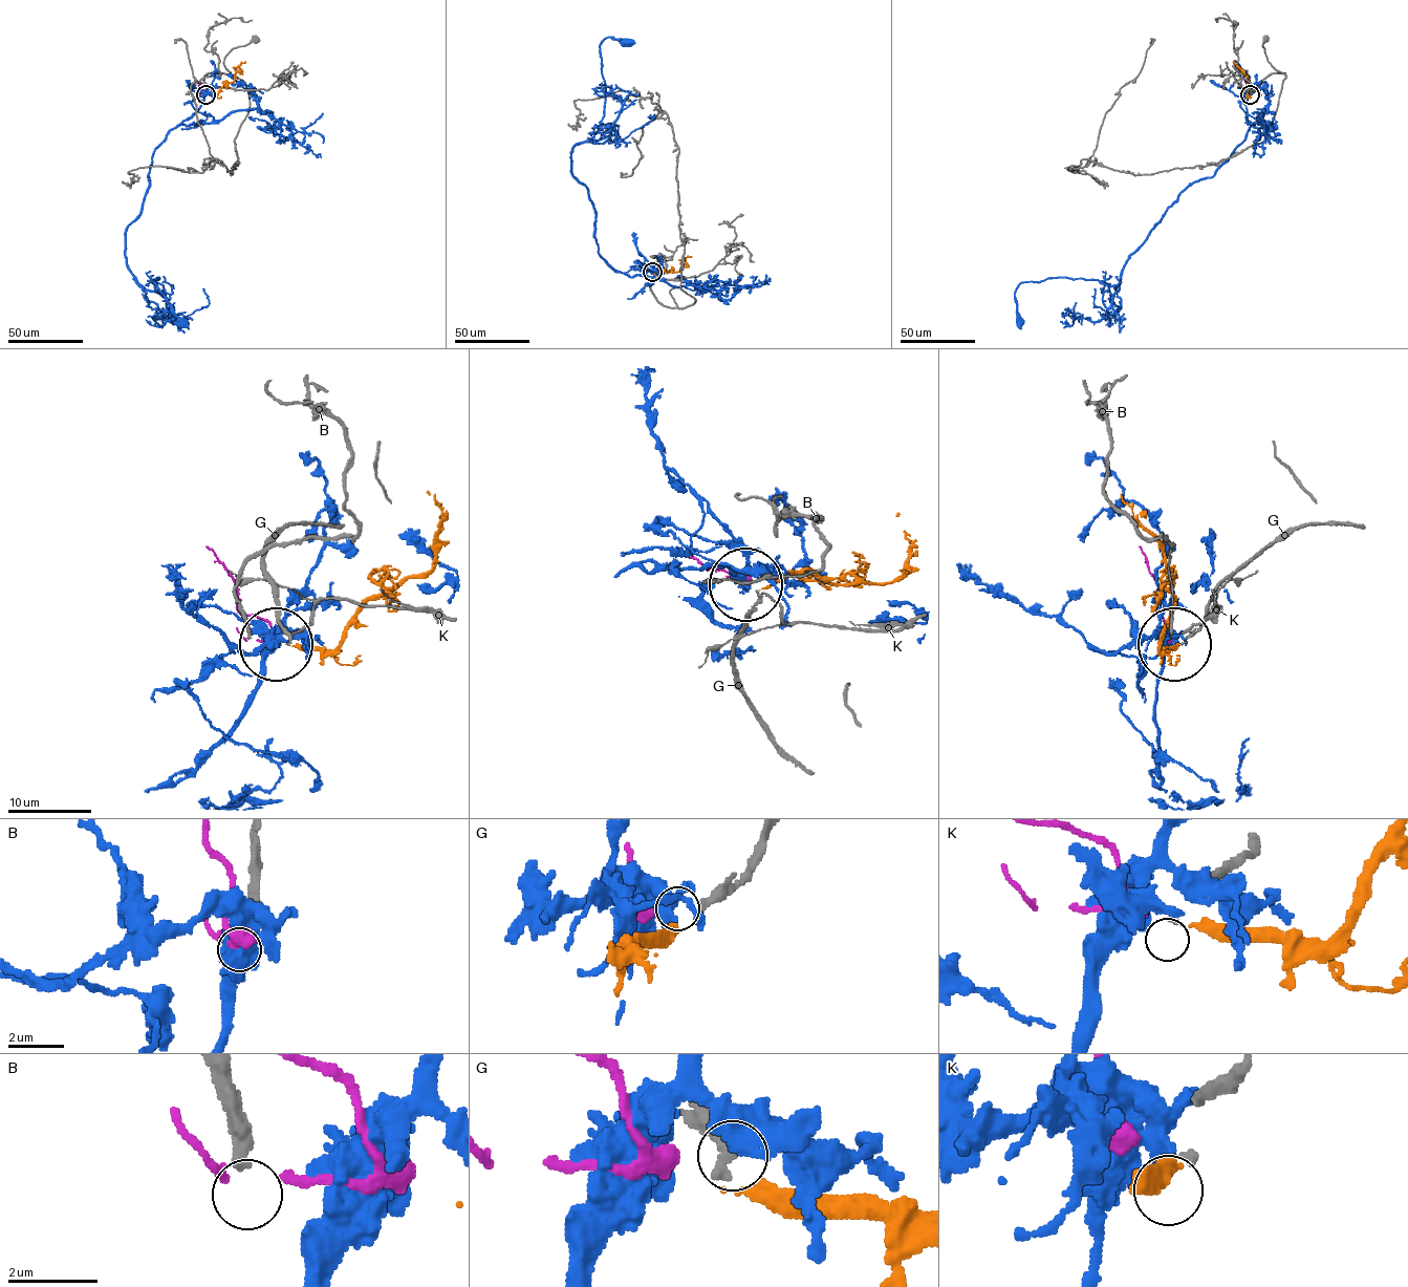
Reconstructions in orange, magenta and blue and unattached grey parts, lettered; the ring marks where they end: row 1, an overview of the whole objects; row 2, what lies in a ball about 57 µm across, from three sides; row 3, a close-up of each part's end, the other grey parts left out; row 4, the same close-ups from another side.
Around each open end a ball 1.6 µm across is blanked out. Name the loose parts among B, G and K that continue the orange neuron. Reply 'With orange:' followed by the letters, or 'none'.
With orange: G

